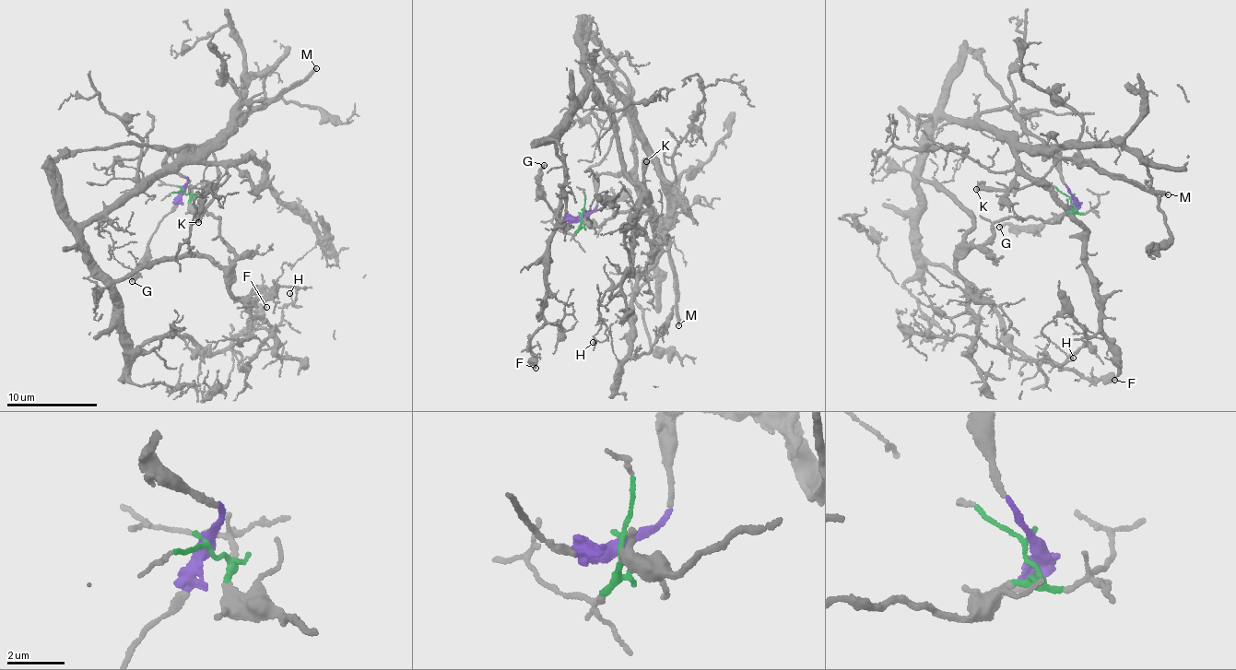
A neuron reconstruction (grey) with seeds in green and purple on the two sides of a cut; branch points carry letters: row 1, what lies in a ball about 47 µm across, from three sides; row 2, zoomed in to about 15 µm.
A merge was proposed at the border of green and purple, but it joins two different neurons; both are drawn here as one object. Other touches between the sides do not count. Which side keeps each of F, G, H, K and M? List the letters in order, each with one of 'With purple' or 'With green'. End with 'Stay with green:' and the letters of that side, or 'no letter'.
F: With green
G: With purple
H: With green
K: With purple
M: With purple
Stay with green: F, H

